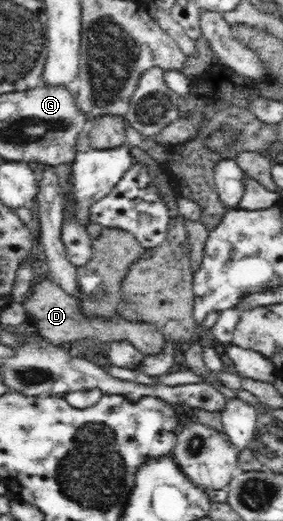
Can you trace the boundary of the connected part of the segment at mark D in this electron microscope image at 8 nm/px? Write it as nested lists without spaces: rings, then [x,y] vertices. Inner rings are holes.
[[[47,278],[36,283],[32,287],[32,294],[28,300],[22,304],[26,313],[34,319],[33,325],[54,344],[60,346],[64,343],[71,343],[83,339],[91,338],[97,342],[105,344],[115,344],[118,341],[128,341],[132,343],[143,355],[153,355],[165,347],[166,339],[158,326],[145,322],[132,322],[119,316],[103,318],[101,316],[85,316],[79,308],[79,303],[75,297],[65,293],[55,282]]]

